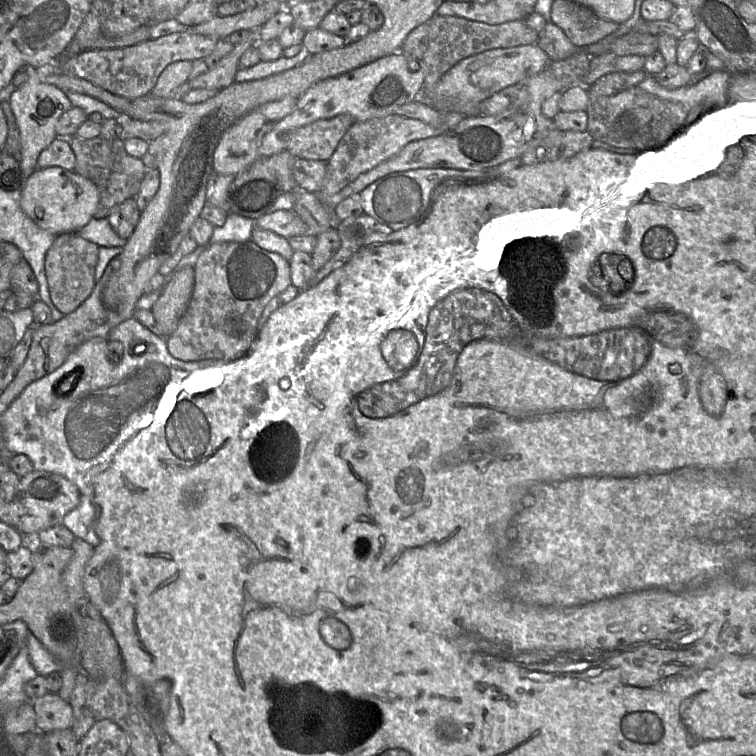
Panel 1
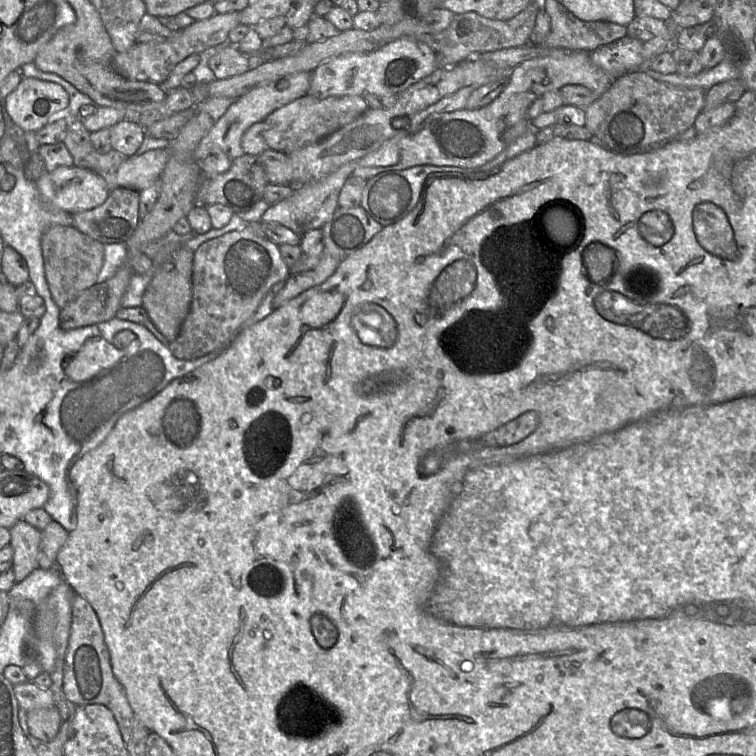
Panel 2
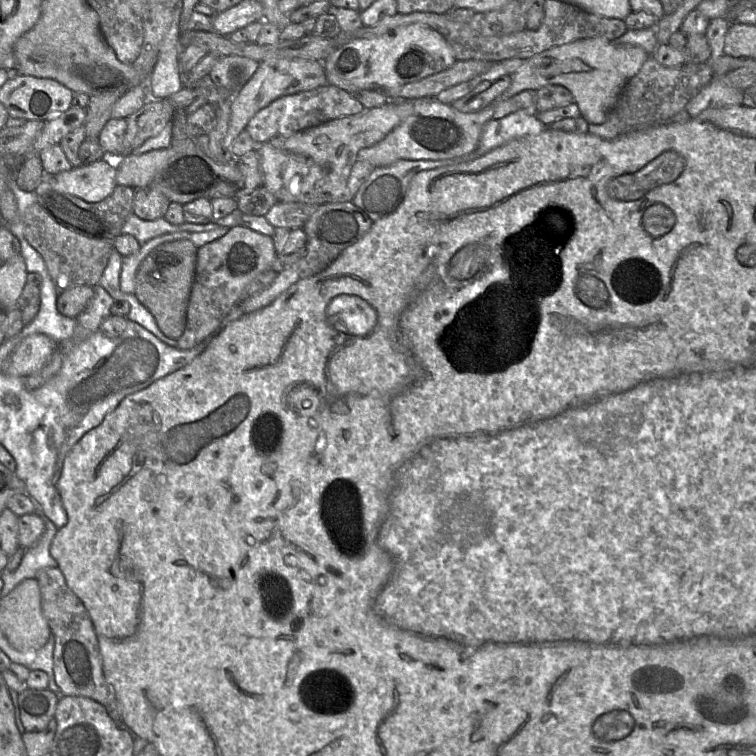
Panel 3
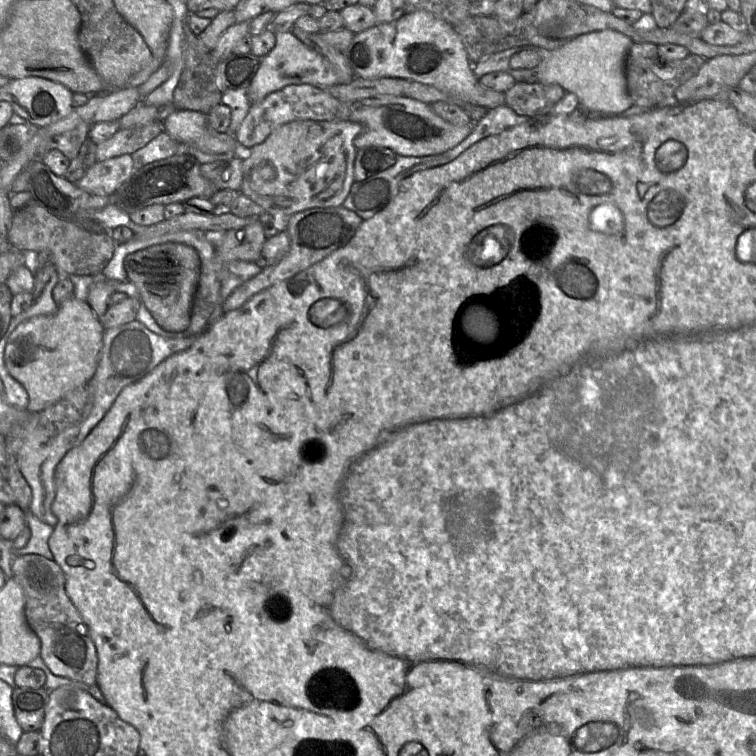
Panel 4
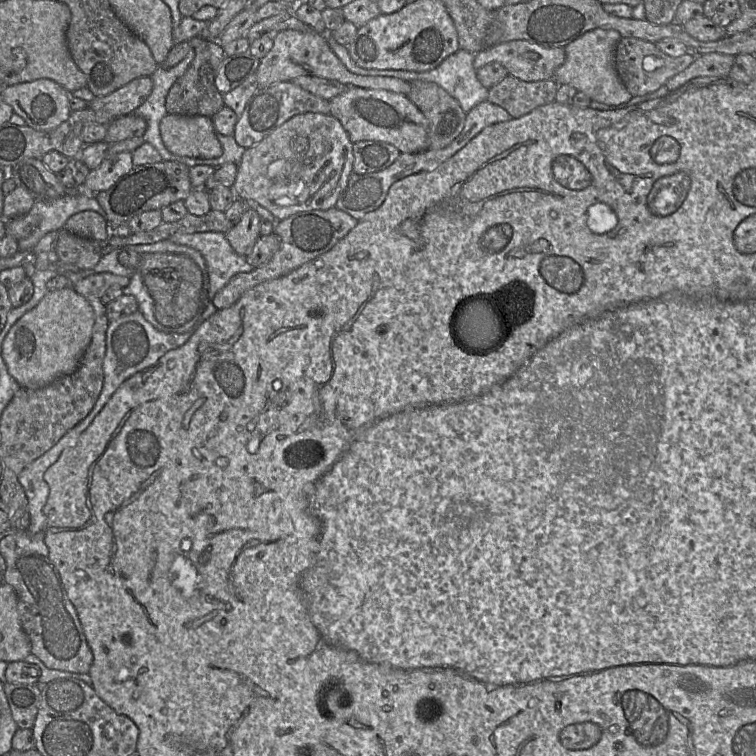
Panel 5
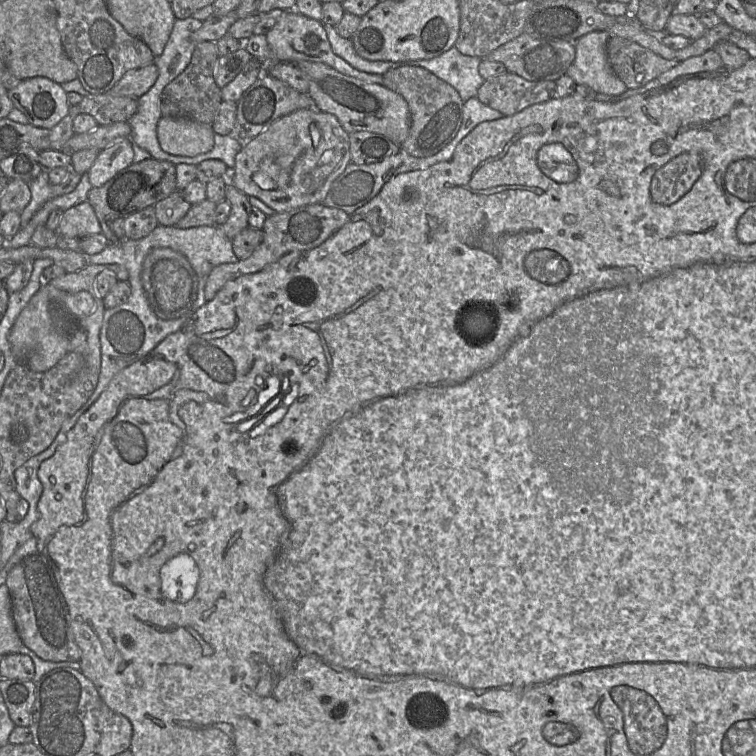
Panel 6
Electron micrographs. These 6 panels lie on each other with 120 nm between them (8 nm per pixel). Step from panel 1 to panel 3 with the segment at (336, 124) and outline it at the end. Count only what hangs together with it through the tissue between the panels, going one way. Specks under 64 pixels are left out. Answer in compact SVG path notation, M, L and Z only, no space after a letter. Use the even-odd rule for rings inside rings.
M326 84L312 90L282 96L274 100L250 119L245 130L249 132L257 145L261 145L274 137L291 136L327 121L359 114L364 109L363 105L347 91Z

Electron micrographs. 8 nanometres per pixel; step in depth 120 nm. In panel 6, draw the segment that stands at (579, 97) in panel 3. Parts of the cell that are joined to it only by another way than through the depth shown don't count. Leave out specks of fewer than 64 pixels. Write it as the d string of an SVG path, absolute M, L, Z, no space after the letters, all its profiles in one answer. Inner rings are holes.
M606 30L589 32L580 37L575 43L575 59L567 69L566 74L570 76L577 85L587 85L597 93L618 95L624 93L627 87L615 74L609 64L606 52L609 37L610 34Z

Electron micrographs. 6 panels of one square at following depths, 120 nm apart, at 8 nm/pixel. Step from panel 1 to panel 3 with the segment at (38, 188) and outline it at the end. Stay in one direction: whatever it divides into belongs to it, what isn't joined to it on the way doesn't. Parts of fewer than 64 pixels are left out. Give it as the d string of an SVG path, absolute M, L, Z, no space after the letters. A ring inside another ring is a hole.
M107 157L54 176L59 191L88 203L97 203L112 194L116 183L117 161Z

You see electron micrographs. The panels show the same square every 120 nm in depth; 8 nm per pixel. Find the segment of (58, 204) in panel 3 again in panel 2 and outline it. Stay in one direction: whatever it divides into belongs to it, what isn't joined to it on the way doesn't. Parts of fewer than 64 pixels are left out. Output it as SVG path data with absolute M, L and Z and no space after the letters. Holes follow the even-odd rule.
M116 188L102 205L76 212L72 218L72 226L95 241L102 244L125 243L140 221L139 192Z

